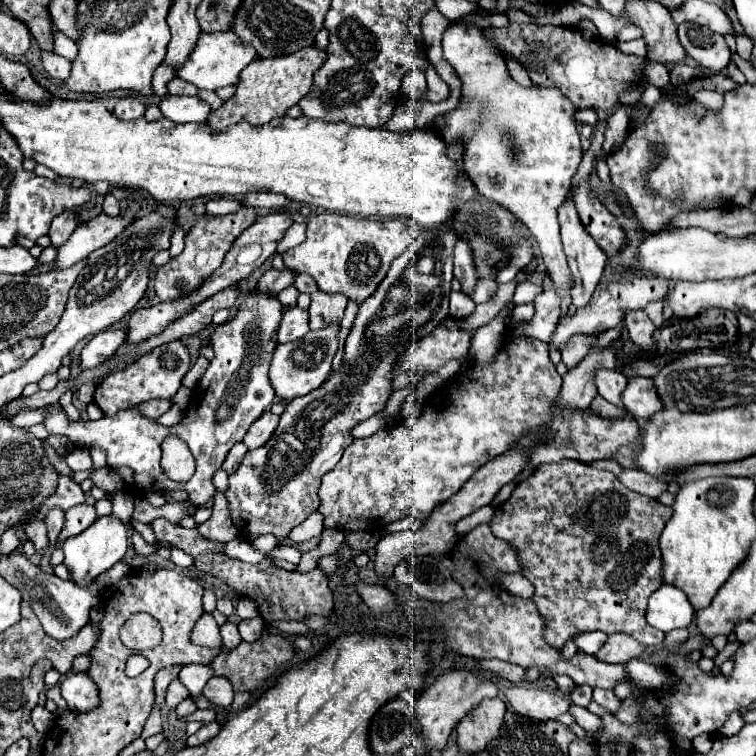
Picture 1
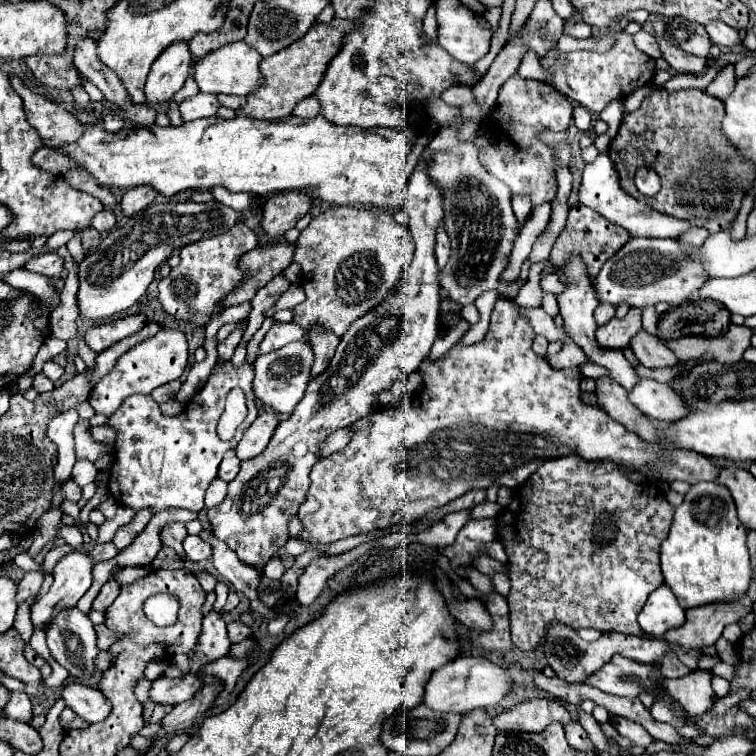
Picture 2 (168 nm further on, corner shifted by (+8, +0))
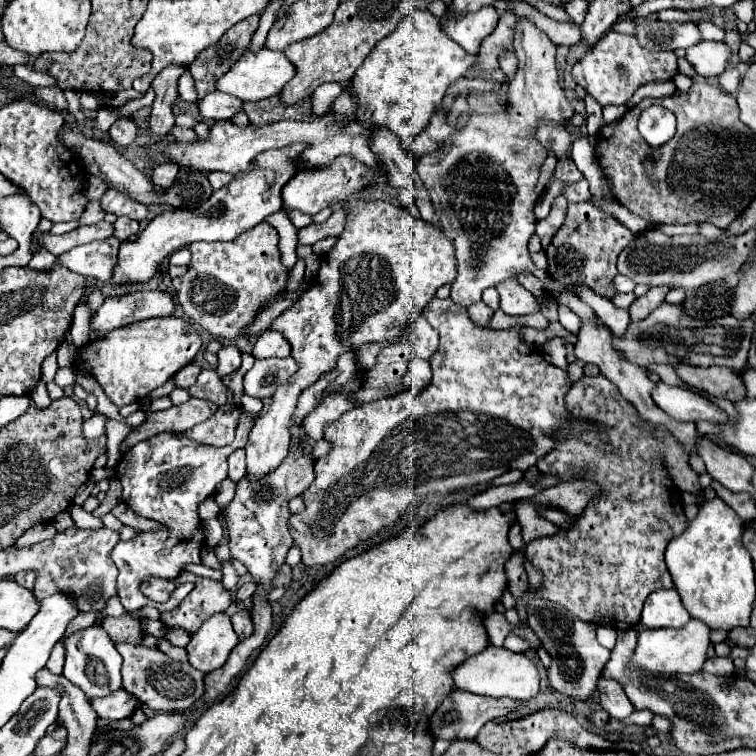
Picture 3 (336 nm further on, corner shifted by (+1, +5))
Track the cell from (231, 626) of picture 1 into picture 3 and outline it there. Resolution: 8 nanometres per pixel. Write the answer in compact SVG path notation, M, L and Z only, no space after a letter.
M216 613L192 633L190 643L186 645L188 661L196 669L212 673L228 661L228 655L236 645L238 637L234 635L228 613Z

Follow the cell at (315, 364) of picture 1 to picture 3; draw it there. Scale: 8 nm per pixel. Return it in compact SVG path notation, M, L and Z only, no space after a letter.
M292 357L256 361L254 367L244 375L244 393L258 399L272 397L276 387L286 383L296 369L298 363Z

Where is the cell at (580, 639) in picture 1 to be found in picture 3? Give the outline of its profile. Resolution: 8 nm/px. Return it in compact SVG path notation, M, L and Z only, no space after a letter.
M598 627L598 641L602 647L612 651L616 645L616 631L610 627Z

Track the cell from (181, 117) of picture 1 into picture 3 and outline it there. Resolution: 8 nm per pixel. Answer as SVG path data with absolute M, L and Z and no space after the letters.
M214 91L214 93L208 93L200 103L198 103L198 109L200 109L200 115L204 119L212 119L212 121L224 121L224 119L232 119L238 111L244 111L242 109L242 101L238 101L238 97L230 97L226 93L220 93L220 91Z

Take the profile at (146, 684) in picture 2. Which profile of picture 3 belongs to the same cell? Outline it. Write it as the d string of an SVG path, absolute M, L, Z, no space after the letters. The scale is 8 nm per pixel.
M124 613L122 617L104 619L104 629L114 641L126 641L132 645L140 643L140 617L134 613Z

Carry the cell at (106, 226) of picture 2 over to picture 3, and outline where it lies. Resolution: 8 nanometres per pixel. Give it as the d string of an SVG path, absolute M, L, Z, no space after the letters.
M118 217L114 223L114 237L124 243L124 241L130 241L138 233L138 229L140 229L138 221L132 221L128 217Z

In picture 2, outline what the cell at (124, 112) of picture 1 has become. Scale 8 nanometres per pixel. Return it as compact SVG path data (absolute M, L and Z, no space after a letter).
M109 114L103 118L103 126L107 132L119 132L123 128L123 124L125 124L125 120L117 114Z

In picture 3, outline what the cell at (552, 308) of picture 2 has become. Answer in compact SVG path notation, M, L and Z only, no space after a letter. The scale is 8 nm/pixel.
M559 306L558 318L562 326L571 333L577 334L580 329L580 318L568 307Z

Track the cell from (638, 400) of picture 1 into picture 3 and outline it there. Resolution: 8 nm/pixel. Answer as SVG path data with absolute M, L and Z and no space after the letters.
M658 383L652 397L664 413L668 413L678 421L710 421L710 423L728 421L726 411L722 411L712 401L692 393L686 387L672 387L666 383Z

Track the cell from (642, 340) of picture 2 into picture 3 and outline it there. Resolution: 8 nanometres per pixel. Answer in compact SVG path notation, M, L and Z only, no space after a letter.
M676 365L678 377L696 389L702 389L714 397L722 397L728 401L742 401L742 377L726 367L690 367Z

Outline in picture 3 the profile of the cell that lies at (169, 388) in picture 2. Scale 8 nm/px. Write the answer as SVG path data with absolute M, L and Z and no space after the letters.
M196 363L186 365L184 369L180 369L180 371L176 373L176 377L174 377L174 379L176 379L176 385L182 387L182 389L188 389L190 385L196 383L196 377L200 375L200 371L202 371L202 367L196 365Z

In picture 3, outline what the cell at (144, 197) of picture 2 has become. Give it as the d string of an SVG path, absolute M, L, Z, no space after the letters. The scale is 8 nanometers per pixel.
M164 161L158 167L154 167L152 181L158 189L168 189L174 183L176 175L178 175L178 165L174 165L174 161Z

